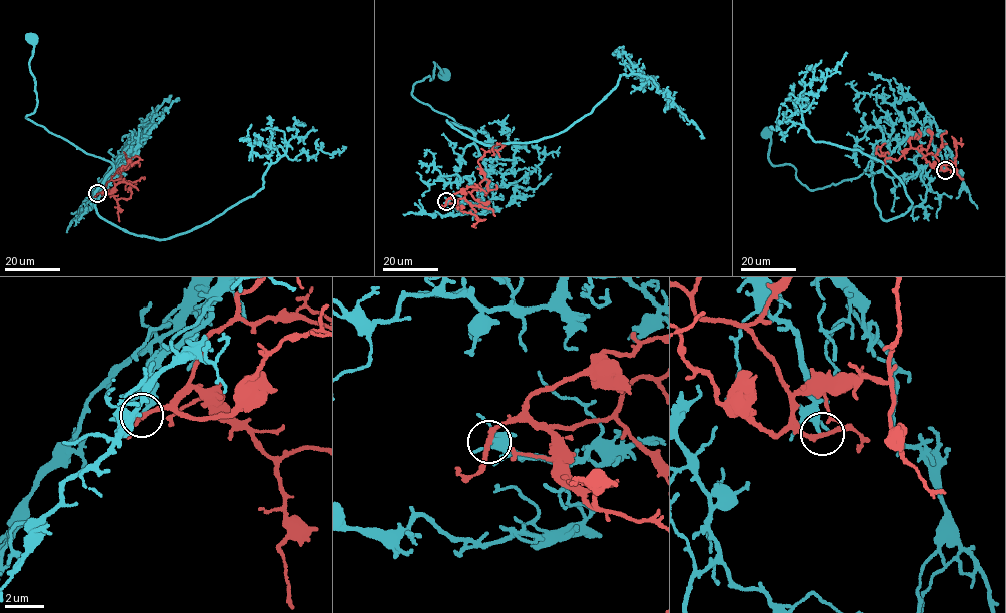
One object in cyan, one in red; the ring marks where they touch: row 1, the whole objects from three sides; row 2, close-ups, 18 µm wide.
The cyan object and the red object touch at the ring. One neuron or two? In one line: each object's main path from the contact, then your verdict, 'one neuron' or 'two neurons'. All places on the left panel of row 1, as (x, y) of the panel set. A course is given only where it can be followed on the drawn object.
cyan runs (97, 193), (126, 155), (113, 171), (109, 161), (26, 118), (37, 105), (29, 63), (33, 39); red runs (97, 193), (118, 171), (127, 169), (119, 171), (136, 156), (140, 158), (132, 166); two neurons

